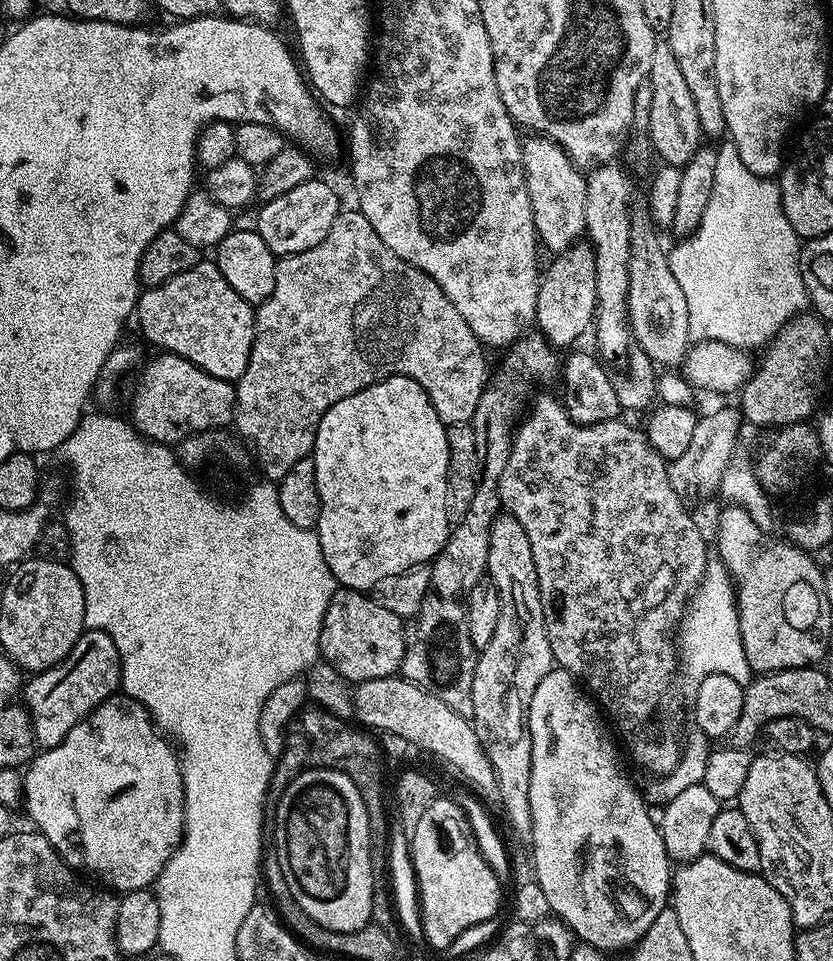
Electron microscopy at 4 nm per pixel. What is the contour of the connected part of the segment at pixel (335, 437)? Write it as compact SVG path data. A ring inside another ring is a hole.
M391 376L380 380L377 384L371 384L366 390L358 390L358 394L350 394L350 398L342 398L342 402L334 402L334 406L326 410L322 422L318 422L316 427L316 441L310 457L314 462L314 478L318 482L320 499L320 517L314 531L318 534L318 542L322 546L322 558L326 558L326 566L330 566L330 574L334 574L339 587L370 590L375 584L382 582L382 578L390 578L390 574L402 574L419 564L428 564L444 549L450 531L450 521L446 514L447 433L448 429L438 418L438 410L434 410L426 390L422 390L418 382L405 376Z

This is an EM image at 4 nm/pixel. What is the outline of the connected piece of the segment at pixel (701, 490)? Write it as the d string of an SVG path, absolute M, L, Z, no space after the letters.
M735 407L732 408L720 408L708 416L702 414L697 417L689 448L681 457L669 463L668 477L676 493L681 496L687 494L706 496L714 494L719 489L724 468L740 438L738 432L740 424L742 425L742 416Z

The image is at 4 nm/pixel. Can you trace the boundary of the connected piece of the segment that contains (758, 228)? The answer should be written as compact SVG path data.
M731 138L719 141L714 162L714 186L702 210L702 220L689 236L677 239L668 252L670 270L682 286L690 309L690 334L693 341L717 340L735 348L753 350L768 341L792 319L809 307L808 291L800 273L801 237L796 235L782 206L780 186L775 179L750 174Z

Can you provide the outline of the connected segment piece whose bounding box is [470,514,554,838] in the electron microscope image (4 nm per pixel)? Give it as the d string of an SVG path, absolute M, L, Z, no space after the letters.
M501 514L494 518L490 526L490 550L486 576L495 586L500 599L498 610L498 627L494 629L494 638L490 638L490 646L479 649L474 670L474 714L470 717L472 727L478 734L478 742L490 758L490 766L494 766L494 774L498 778L500 804L512 823L512 828L524 838L532 835L532 815L530 814L530 762L532 761L532 735L528 729L528 711L530 698L534 698L534 690L538 690L538 682L546 678L546 674L554 661L550 650L548 631L544 625L544 607L538 590L538 574L534 566L534 553L530 550L530 538L526 538L526 530L522 530L518 520L513 516Z

